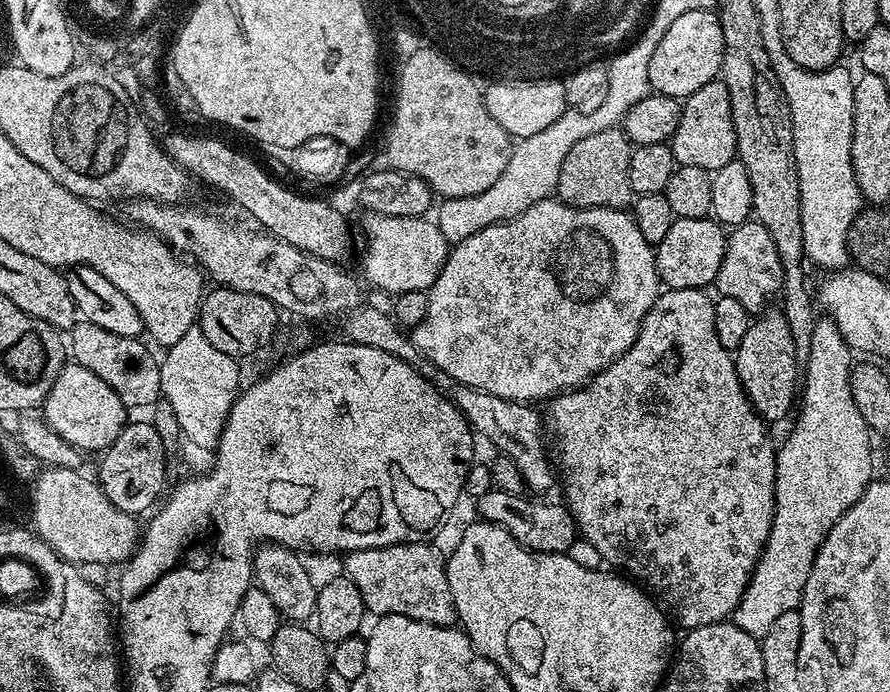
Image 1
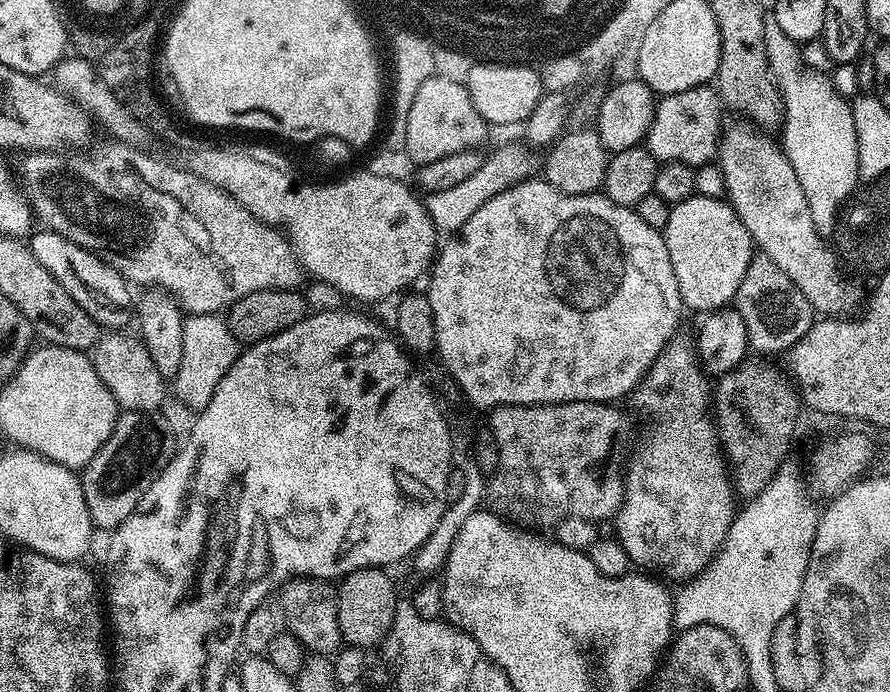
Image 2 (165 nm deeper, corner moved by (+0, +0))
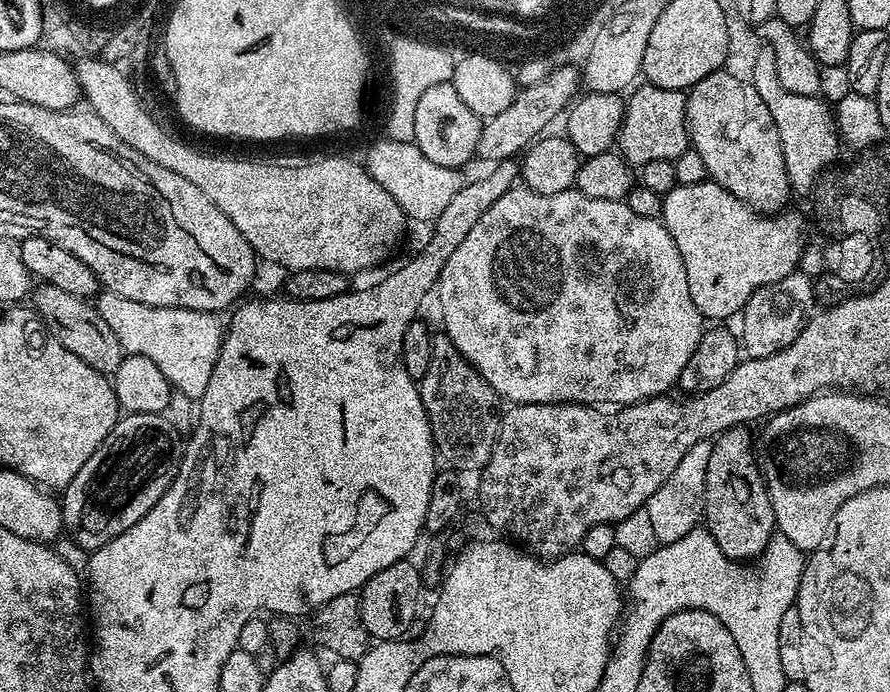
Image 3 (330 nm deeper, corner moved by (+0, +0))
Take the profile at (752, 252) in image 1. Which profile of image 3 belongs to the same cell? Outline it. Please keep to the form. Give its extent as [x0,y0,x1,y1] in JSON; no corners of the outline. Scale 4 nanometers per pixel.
[742,270,814,359]

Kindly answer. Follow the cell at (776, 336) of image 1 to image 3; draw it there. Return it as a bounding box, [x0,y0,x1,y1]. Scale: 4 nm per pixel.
[702,426,777,562]

